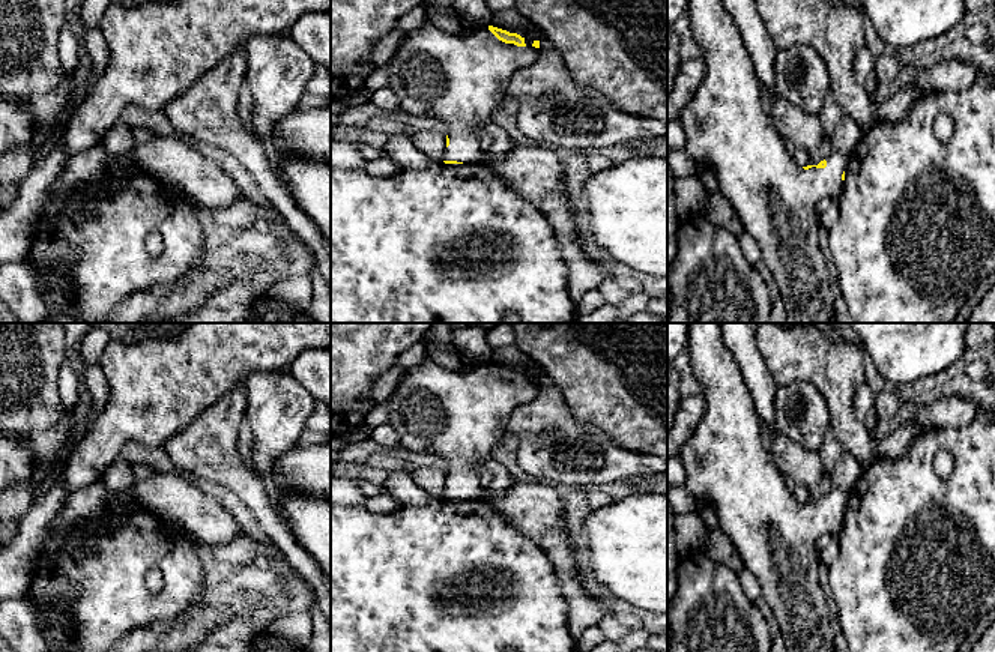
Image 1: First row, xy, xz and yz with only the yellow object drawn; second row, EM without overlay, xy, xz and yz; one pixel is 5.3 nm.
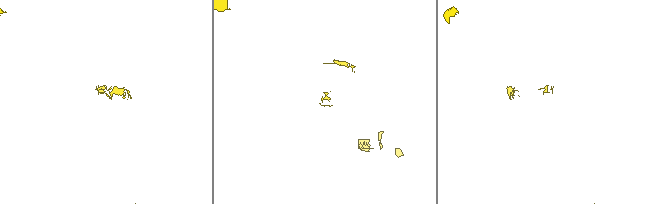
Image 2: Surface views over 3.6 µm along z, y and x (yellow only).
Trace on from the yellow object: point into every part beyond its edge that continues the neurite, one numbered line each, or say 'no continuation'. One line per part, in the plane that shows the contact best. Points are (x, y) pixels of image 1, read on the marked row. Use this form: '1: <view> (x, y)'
1: xz (460, 80)

